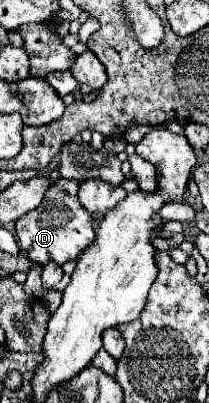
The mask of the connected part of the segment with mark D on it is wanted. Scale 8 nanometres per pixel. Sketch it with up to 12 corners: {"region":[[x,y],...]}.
{"region":[[59,179],[17,221],[21,251],[63,265],[93,243],[77,183]]}

